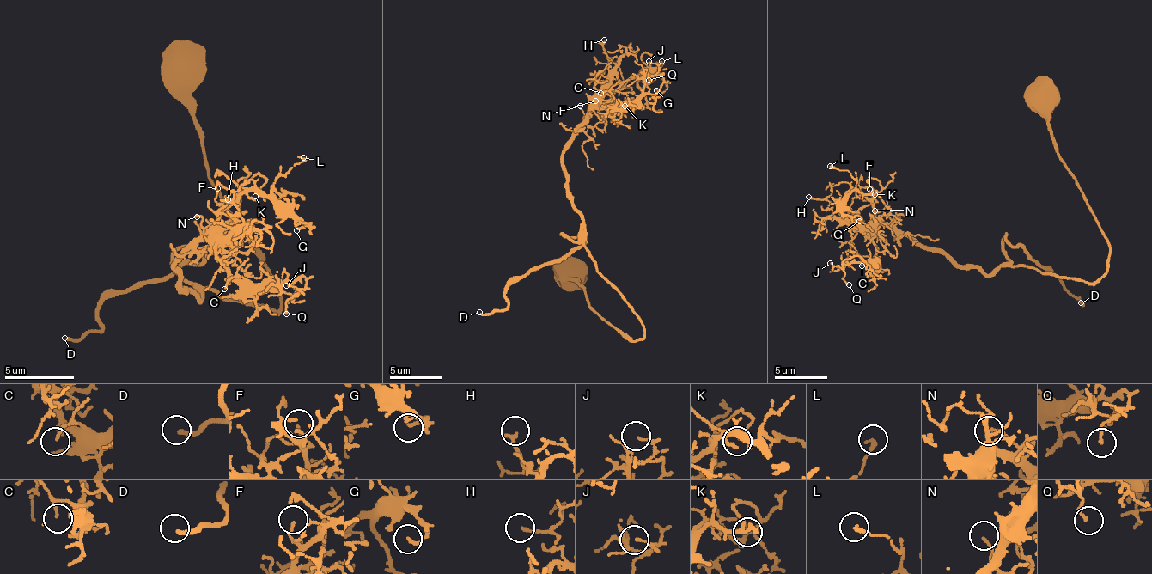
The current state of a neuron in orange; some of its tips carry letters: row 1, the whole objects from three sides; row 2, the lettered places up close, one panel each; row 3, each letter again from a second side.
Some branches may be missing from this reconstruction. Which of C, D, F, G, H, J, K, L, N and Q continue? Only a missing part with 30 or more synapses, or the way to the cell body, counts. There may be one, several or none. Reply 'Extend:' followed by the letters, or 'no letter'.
Extend: D

